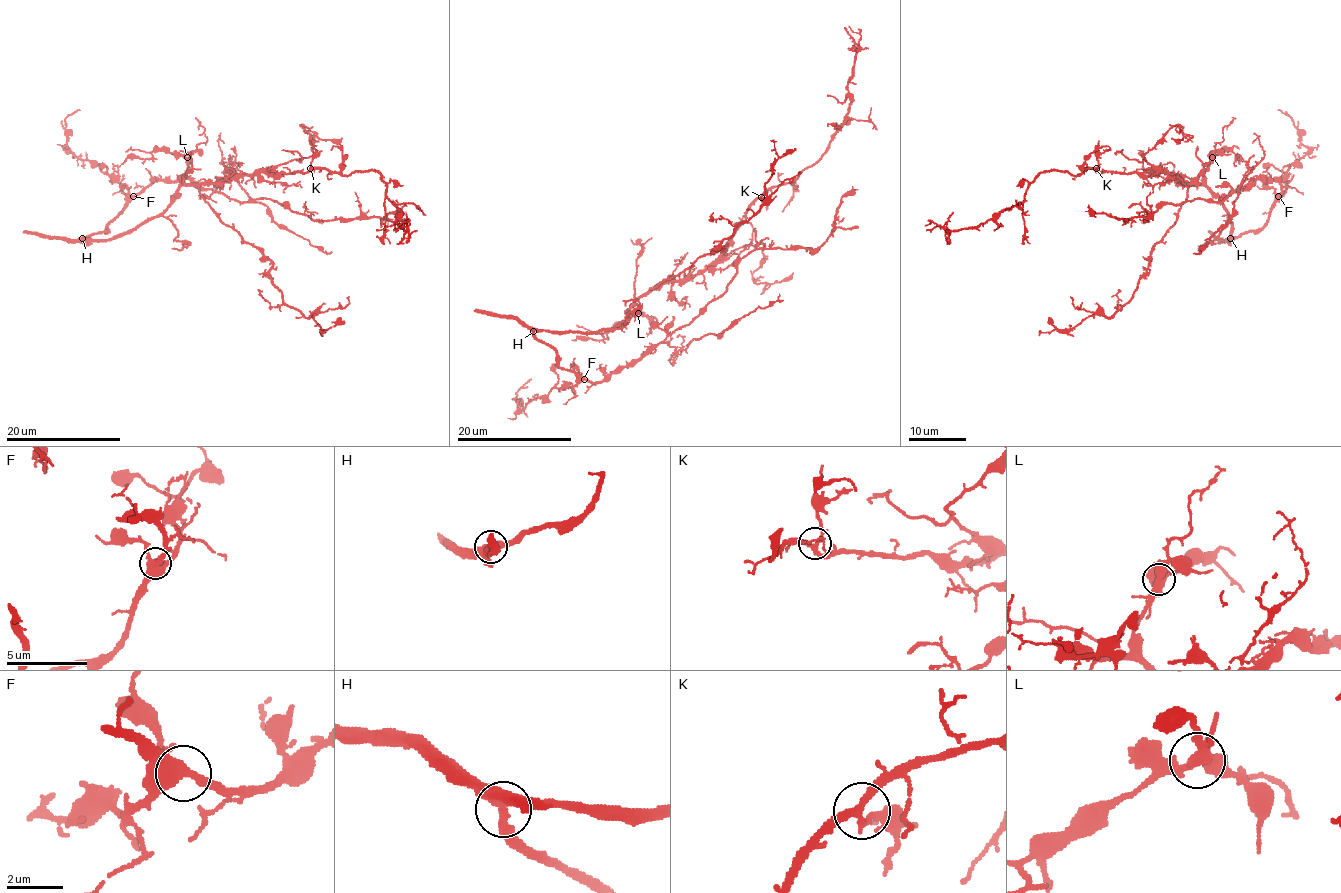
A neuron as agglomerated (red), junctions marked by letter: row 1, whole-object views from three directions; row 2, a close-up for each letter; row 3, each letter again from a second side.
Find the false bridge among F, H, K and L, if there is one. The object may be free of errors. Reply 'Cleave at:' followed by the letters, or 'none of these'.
Cleave at: none of these

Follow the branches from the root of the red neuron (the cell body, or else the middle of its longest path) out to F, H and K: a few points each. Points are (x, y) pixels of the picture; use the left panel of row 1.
F: (125, 234), (110, 239), (82, 239), (104, 231), (133, 196)
H: (125, 234), (110, 239), (82, 239)
K: (125, 234), (157, 217), (184, 184), (213, 184), (260, 173), (306, 173), (310, 168)

